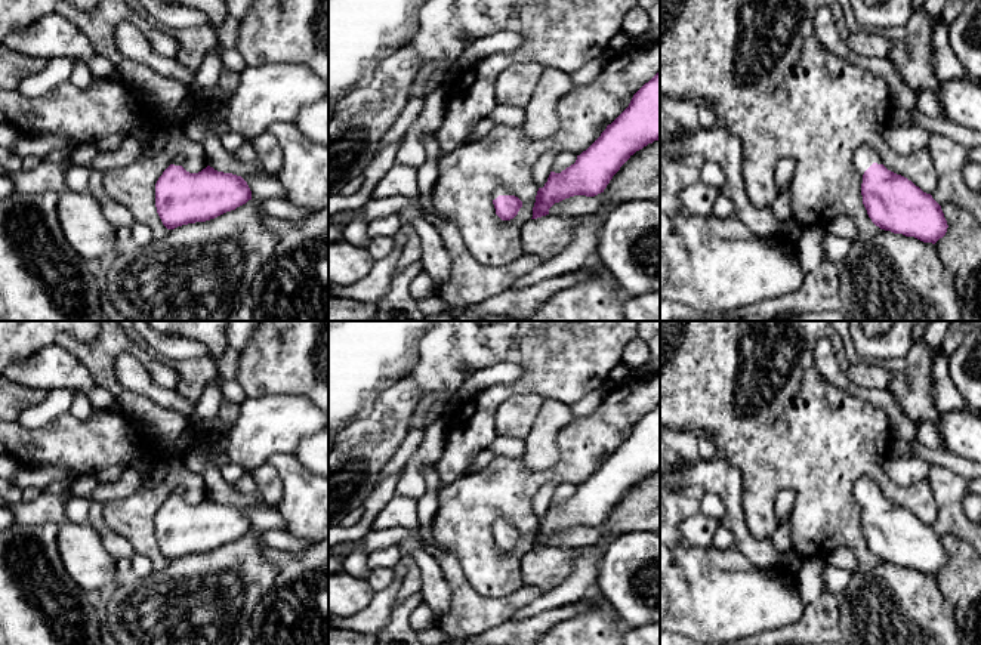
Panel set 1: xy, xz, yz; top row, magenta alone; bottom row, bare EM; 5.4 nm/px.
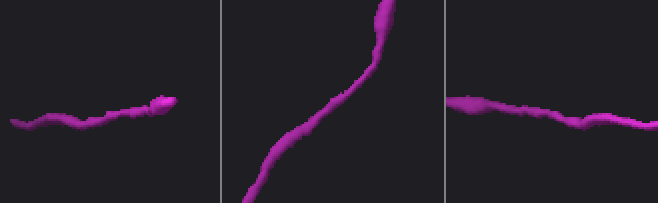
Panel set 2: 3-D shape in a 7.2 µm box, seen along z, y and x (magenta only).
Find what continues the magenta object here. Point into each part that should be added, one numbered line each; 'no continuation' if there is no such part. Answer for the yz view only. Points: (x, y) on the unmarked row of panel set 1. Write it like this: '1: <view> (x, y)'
1: yz (864, 487)

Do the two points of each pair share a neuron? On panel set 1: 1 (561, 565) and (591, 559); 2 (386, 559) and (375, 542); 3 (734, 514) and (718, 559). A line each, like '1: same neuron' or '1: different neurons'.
1: different neurons
2: different neurons
3: different neurons

